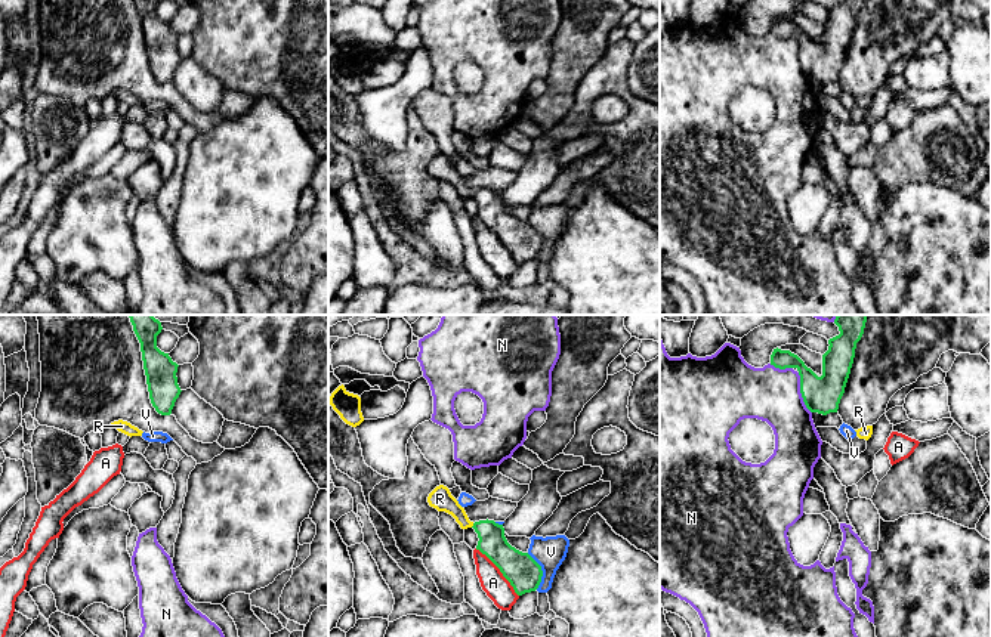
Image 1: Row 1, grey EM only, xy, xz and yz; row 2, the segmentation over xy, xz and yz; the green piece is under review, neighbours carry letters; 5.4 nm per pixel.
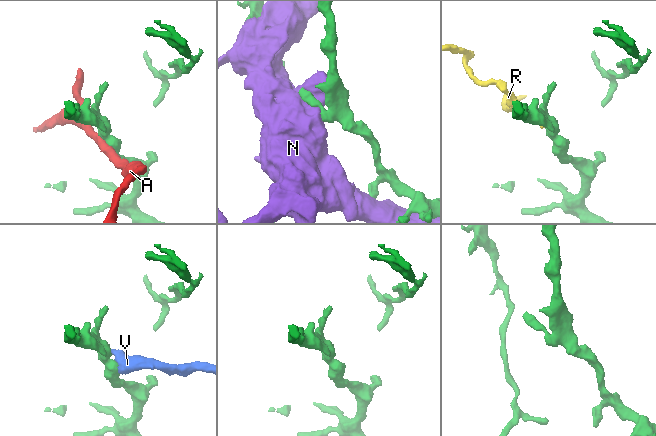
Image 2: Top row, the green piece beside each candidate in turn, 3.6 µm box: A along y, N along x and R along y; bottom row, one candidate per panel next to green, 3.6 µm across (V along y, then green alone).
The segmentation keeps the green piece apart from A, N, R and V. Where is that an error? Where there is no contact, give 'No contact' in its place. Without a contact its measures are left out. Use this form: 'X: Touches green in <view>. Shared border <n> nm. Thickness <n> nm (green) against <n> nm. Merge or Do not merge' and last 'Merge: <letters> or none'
A: Touches green in xz. Shared border 360 nm. Thickness 190 nm (green) against 140 nm. Do not merge
N: Touches green in yz. Shared border 240 nm. Thickness 200 nm (green) against 300 nm. Do not merge
R: Touches green in xz. Shared border 30 nm. Thickness 150 nm (green) against 120 nm. Merge
V: Touches green in xz. Shared border 200 nm. Thickness 190 nm (green) against 170 nm. Do not merge
Merge: R

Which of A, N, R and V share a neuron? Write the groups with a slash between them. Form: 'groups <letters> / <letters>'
groups A / N / R / V

